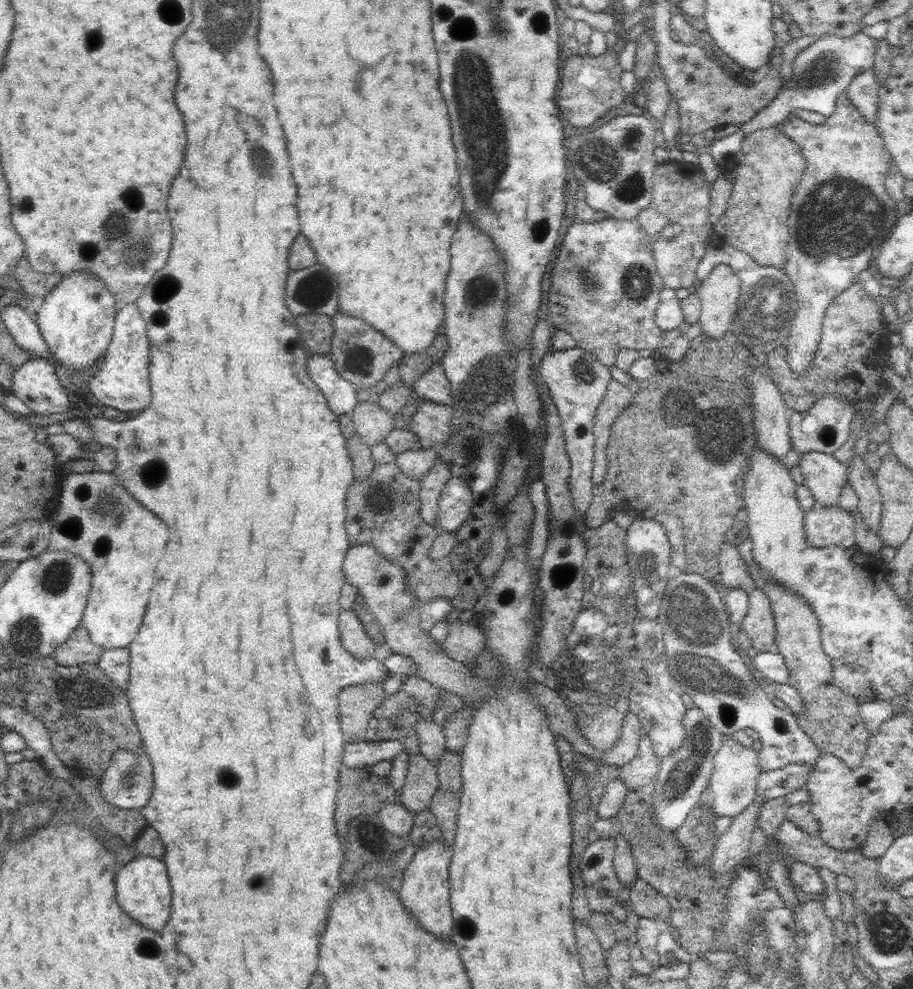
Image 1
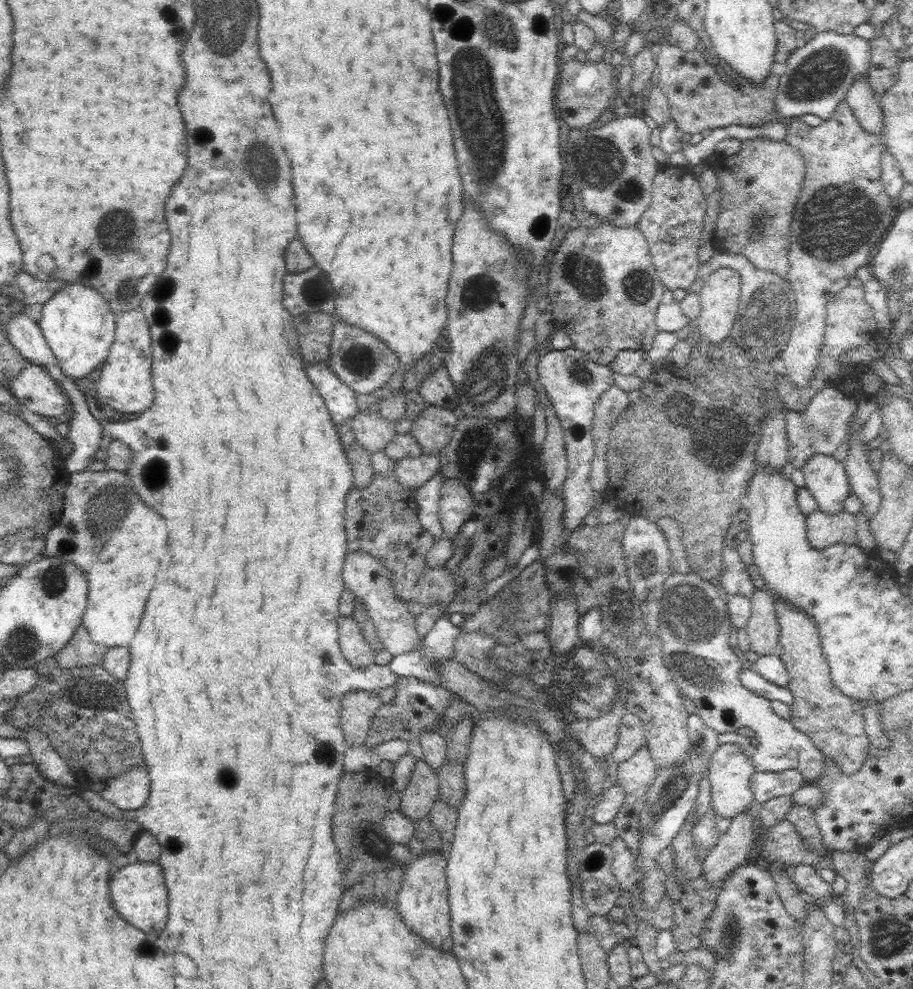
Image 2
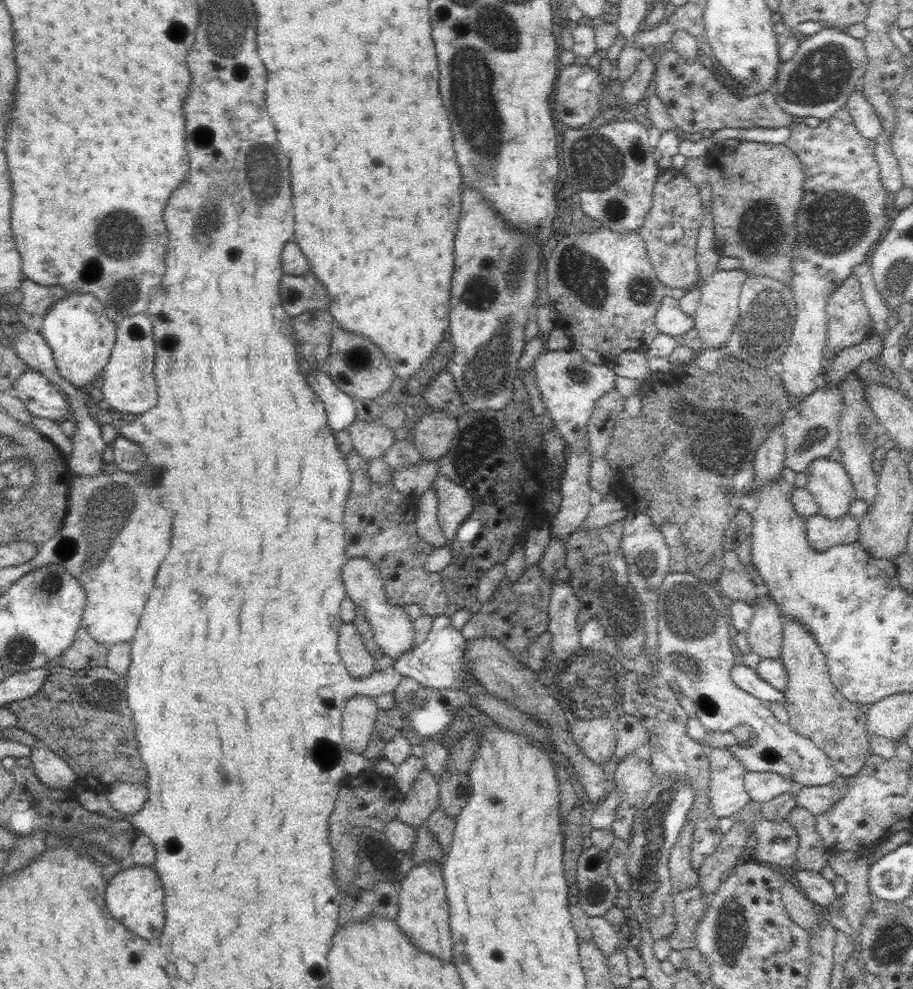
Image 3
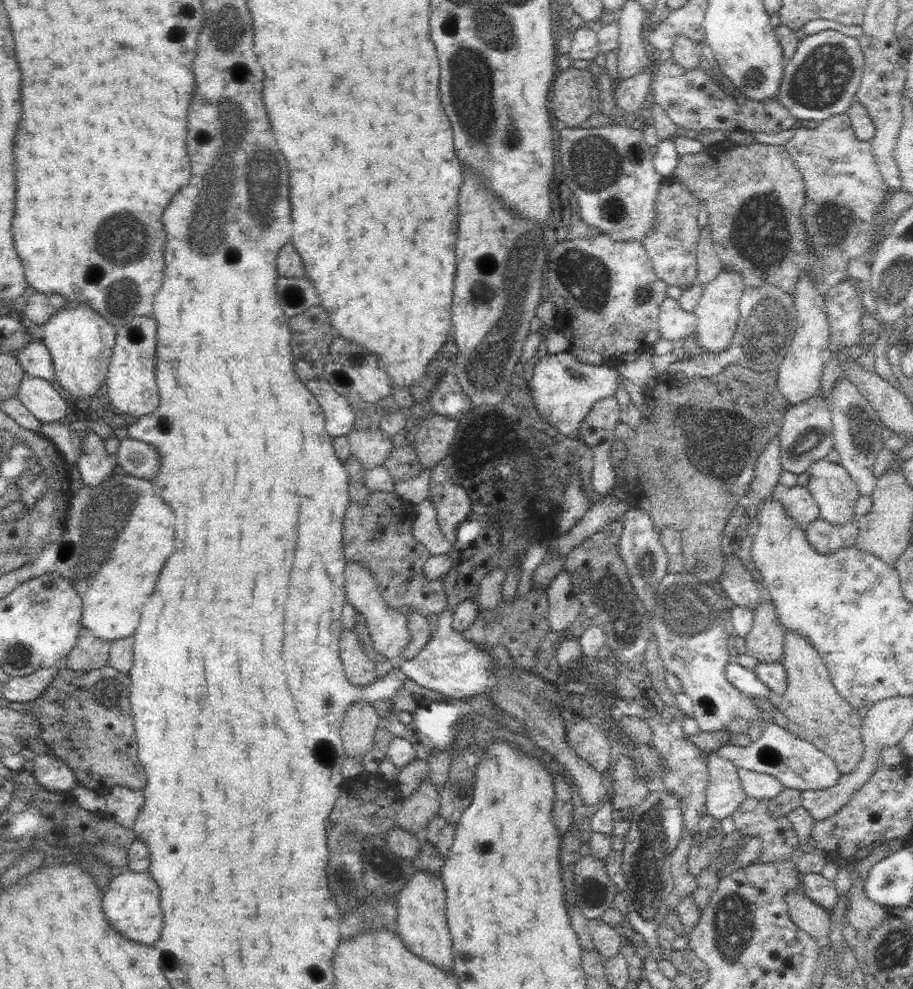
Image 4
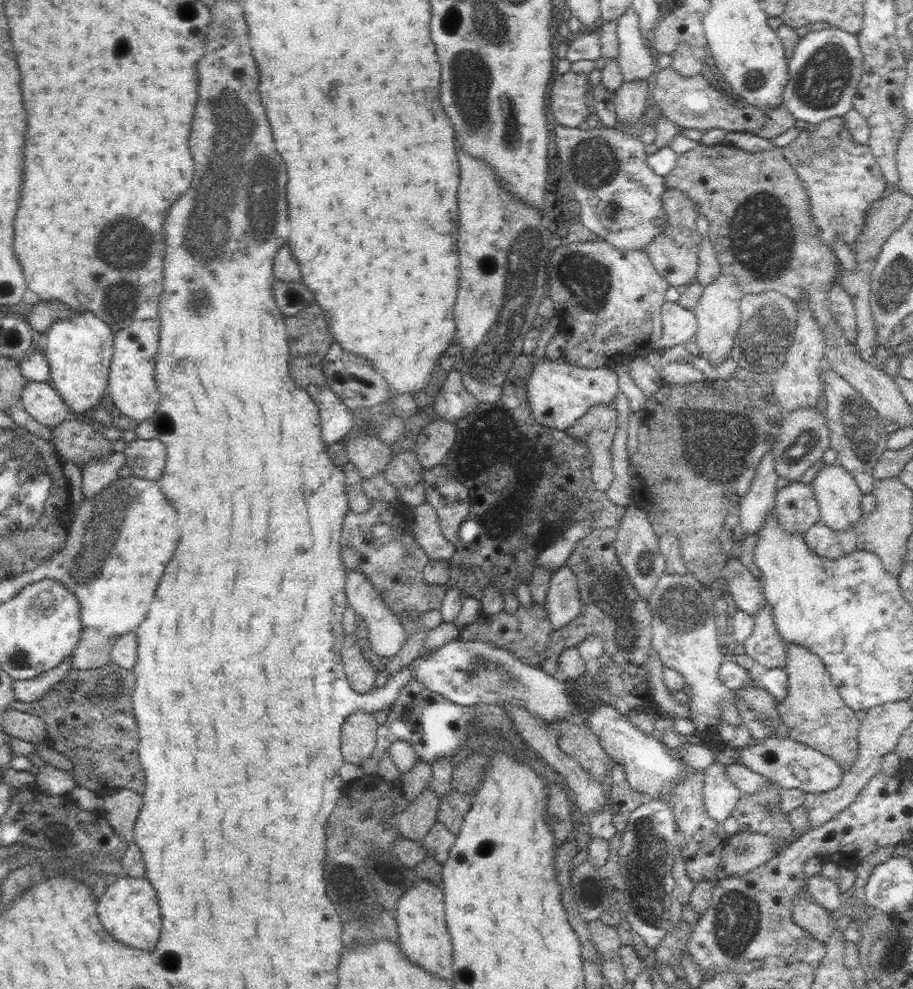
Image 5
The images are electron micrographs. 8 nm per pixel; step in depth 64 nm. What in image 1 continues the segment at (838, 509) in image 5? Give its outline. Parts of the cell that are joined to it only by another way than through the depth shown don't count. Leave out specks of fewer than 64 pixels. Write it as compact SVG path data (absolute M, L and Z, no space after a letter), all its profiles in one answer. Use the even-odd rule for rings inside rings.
M807 452L799 460L803 486L809 488L815 502L821 506L837 506L839 496L847 484L847 466L837 462L831 454Z

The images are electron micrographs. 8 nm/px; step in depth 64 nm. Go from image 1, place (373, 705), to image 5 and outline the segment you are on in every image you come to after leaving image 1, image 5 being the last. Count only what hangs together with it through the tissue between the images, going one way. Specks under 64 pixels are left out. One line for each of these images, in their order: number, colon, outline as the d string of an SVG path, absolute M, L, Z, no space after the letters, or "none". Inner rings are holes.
2: M351 690L341 700L341 730L345 744L351 748L363 746L365 738L373 726L373 718L381 708L377 692Z
3: M359 694L353 696L343 708L341 720L341 738L347 754L363 754L369 746L369 738L375 732L377 708L371 696Z
4: M355 702L345 710L341 740L343 752L349 760L363 760L369 750L375 748L375 732L379 726L379 716L369 702Z
5: M361 708L345 718L341 724L341 758L361 766L371 758L371 752L377 744L377 724L373 714L365 714Z

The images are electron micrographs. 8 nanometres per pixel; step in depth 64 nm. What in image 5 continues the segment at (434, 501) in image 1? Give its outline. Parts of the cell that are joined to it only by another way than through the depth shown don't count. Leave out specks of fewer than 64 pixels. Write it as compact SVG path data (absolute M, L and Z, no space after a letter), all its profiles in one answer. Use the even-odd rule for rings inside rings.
M427 502L419 504L413 510L413 526L411 524L407 526L413 532L415 542L423 548L423 552L431 560L447 560L447 562L451 560L455 552L455 544L443 536L437 512Z

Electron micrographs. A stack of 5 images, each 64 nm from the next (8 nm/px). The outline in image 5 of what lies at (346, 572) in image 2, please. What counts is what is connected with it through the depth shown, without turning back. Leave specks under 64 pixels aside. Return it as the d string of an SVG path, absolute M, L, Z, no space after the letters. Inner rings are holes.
M347 570L347 582L345 582L345 596L347 596L347 606L353 608L353 614L365 622L365 628L367 628L367 640L369 640L369 646L371 646L371 652L375 656L381 656L381 658L387 658L391 660L399 650L401 646L405 644L407 640L407 632L403 630L403 616L393 616L389 606L383 602L383 596L371 586L371 582L365 578L365 574L361 572L355 572L355 570Z

